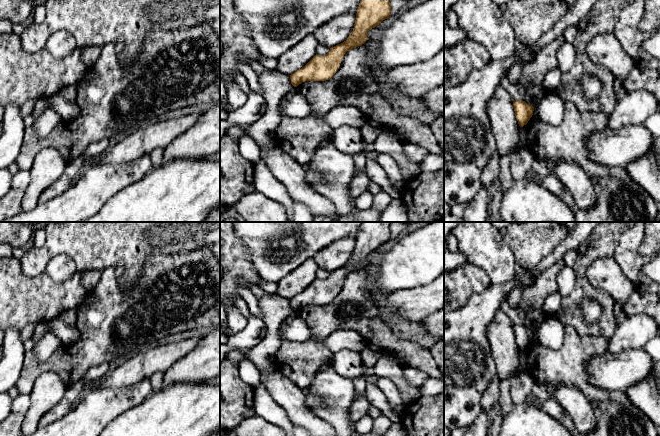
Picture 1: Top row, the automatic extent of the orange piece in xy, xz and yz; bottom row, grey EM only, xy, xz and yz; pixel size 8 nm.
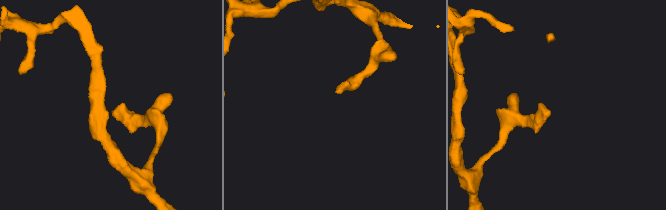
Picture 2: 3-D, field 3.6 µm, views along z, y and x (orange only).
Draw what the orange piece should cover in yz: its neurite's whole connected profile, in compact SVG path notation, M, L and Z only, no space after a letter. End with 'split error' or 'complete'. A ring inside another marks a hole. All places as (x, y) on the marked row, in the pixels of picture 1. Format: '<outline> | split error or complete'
M513 99L515 116L520 127L528 123L533 115L534 107L525 101L517 101Z | complete

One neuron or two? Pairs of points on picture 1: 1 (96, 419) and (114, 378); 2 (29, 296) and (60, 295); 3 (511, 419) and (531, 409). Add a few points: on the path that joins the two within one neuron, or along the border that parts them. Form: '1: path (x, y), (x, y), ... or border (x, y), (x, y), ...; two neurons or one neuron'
1: border (96, 383), (100, 387), (126, 387), (133, 383); two neurons
2: path (37, 296), (52, 296); one neuron
3: path (516, 419), (521, 419), (526, 414); one neuron

